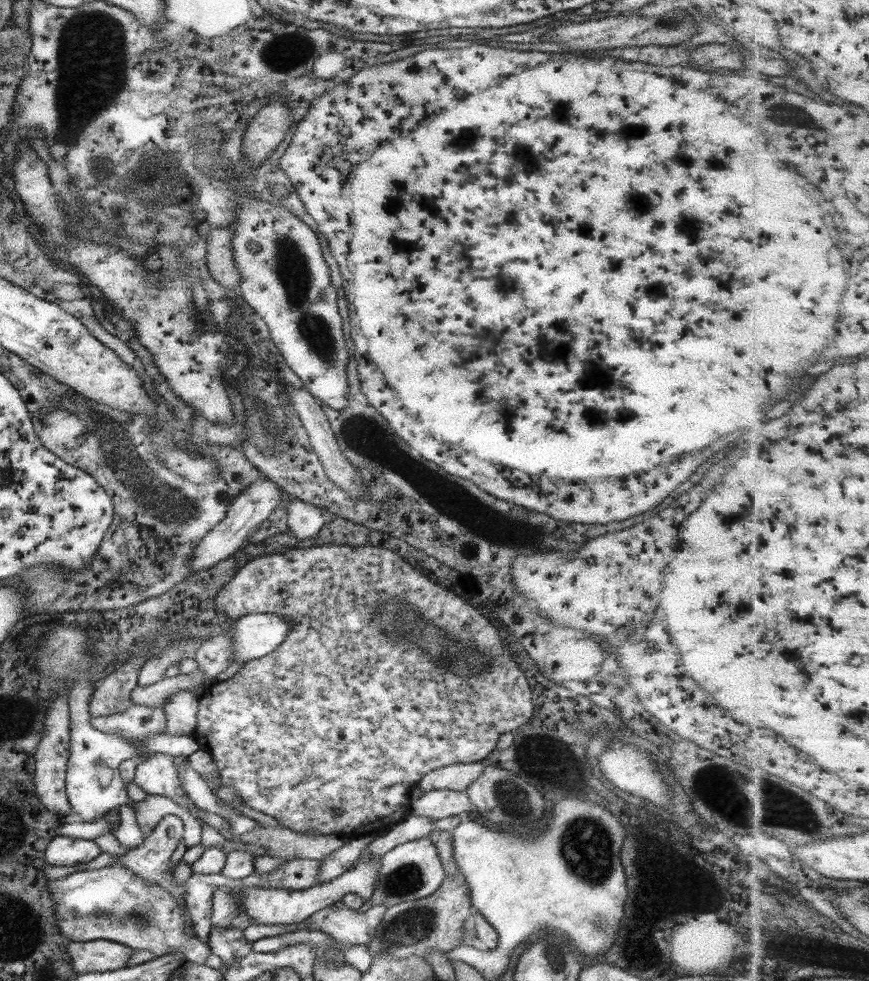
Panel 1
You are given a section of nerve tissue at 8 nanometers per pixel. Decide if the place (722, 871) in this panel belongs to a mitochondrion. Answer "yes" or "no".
no

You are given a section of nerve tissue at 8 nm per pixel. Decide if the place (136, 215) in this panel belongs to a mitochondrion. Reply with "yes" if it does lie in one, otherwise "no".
yes

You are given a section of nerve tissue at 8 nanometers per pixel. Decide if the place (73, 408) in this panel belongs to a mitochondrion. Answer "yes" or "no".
yes

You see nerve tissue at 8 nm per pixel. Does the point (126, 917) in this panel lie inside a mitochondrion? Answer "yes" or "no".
yes

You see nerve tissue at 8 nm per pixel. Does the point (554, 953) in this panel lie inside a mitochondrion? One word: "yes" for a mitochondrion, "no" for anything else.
yes

